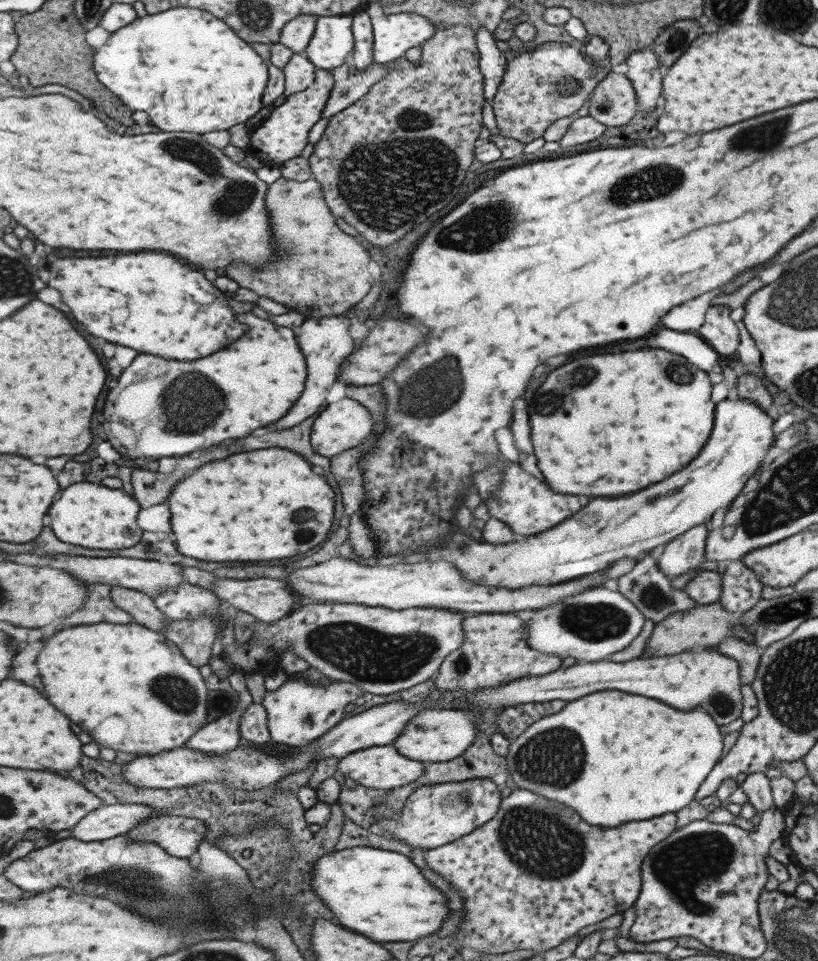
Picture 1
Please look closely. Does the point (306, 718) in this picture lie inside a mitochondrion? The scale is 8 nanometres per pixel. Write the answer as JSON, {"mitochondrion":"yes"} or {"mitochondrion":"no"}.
{"mitochondrion":"yes"}

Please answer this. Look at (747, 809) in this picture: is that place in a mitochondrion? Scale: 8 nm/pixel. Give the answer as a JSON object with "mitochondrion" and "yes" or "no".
{"mitochondrion":"no"}

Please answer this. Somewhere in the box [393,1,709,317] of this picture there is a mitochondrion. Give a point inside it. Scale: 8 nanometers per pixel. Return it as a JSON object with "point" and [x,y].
{"point":[493,224]}

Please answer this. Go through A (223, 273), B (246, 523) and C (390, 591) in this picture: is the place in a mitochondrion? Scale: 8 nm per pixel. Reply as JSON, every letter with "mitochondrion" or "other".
{"A":"other","B":"other","C":"other"}

